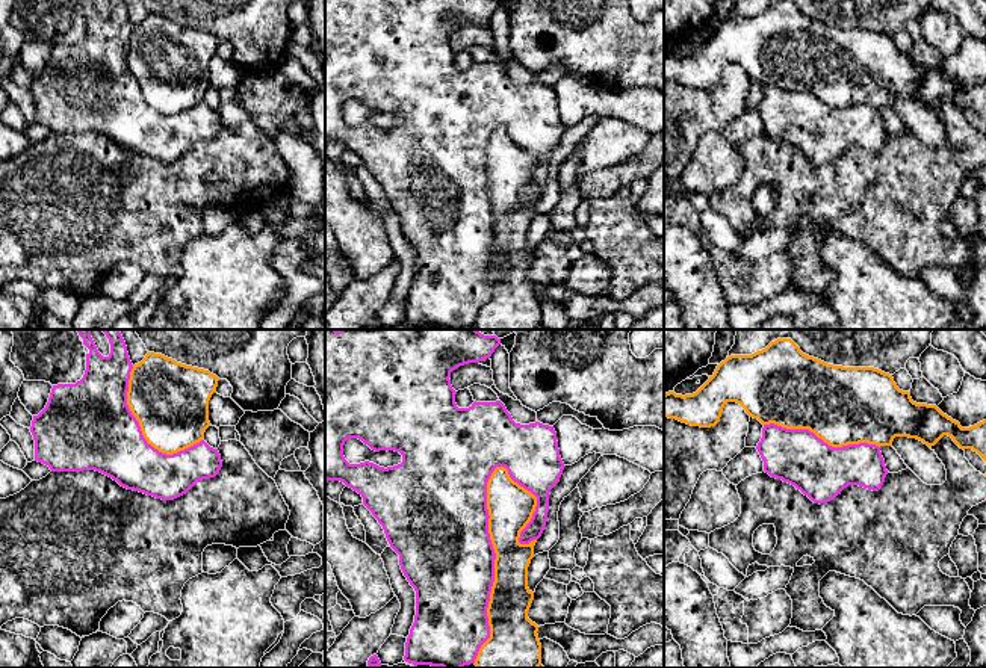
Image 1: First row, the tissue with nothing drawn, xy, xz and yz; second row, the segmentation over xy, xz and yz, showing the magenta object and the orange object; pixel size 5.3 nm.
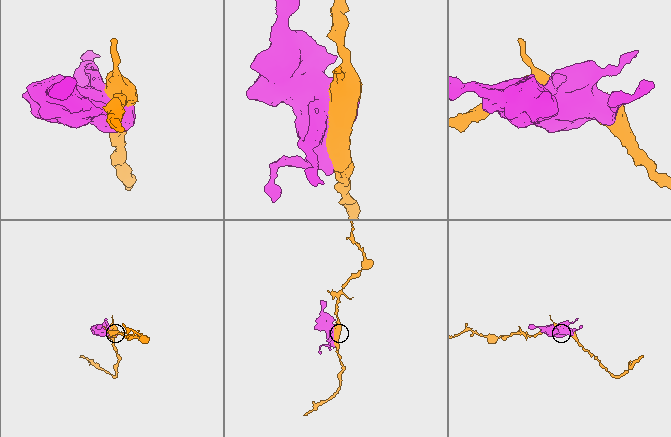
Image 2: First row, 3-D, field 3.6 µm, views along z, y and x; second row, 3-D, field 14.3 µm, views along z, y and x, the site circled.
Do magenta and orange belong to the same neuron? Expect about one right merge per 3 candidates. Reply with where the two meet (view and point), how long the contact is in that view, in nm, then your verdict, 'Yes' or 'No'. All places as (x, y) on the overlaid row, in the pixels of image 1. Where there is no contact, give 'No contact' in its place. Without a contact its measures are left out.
Touches magenta at xz (493, 561). Shared border 1050 nm. No

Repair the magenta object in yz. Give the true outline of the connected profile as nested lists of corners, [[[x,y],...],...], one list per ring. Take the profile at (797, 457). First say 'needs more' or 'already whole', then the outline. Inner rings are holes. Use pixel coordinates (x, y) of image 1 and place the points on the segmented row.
already whole | [[[764,425],[756,449],[765,473],[794,485],[820,505],[833,500],[848,485],[879,491],[888,475],[879,446],[832,447],[809,429]]]

